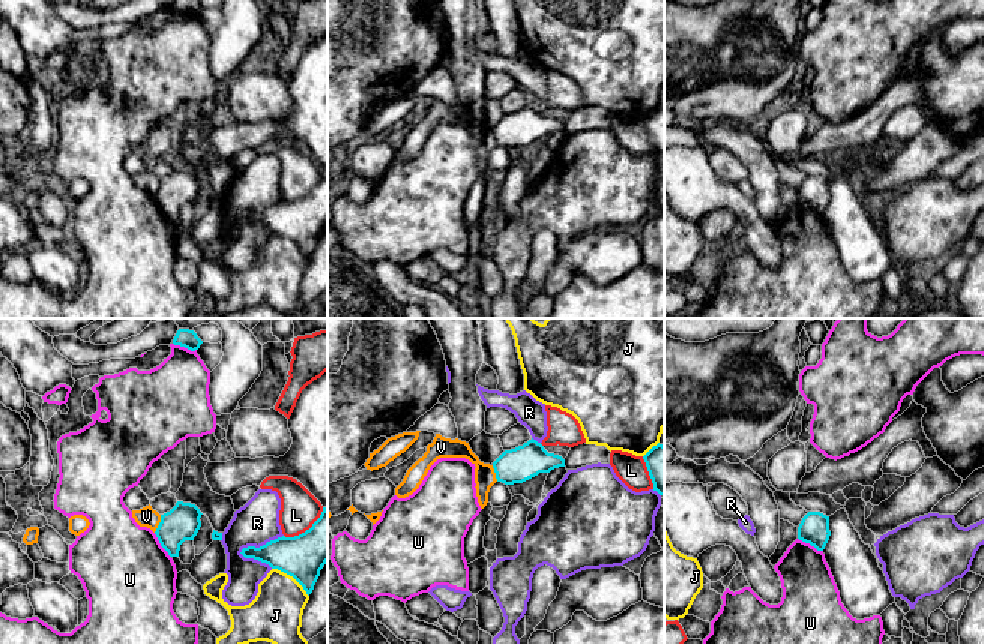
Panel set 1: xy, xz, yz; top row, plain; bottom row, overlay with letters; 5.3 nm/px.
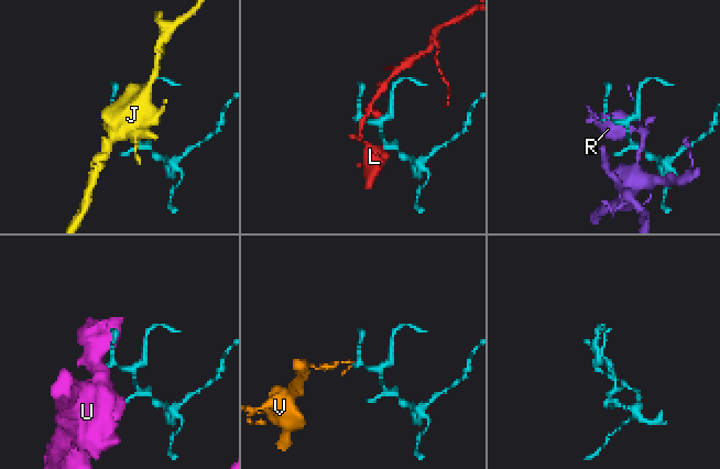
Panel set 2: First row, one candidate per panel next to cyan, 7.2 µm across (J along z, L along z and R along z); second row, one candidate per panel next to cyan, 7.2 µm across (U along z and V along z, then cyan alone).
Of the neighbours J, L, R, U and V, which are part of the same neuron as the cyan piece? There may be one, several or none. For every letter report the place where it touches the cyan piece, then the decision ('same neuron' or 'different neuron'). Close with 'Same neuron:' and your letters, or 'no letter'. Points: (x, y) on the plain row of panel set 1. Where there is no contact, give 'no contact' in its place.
J: contact xy (292, 239); different neuron
L: contact xy (307, 194); different neuron
R: contact xy (260, 210); different neuron
U: contact yz (810, 207); different neuron
V: contact xy (159, 188); different neuron
Same neuron: no letter

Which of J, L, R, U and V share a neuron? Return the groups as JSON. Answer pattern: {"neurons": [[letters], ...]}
{"neurons": [["J"], ["L"], ["R"], ["U"], ["V"]]}

